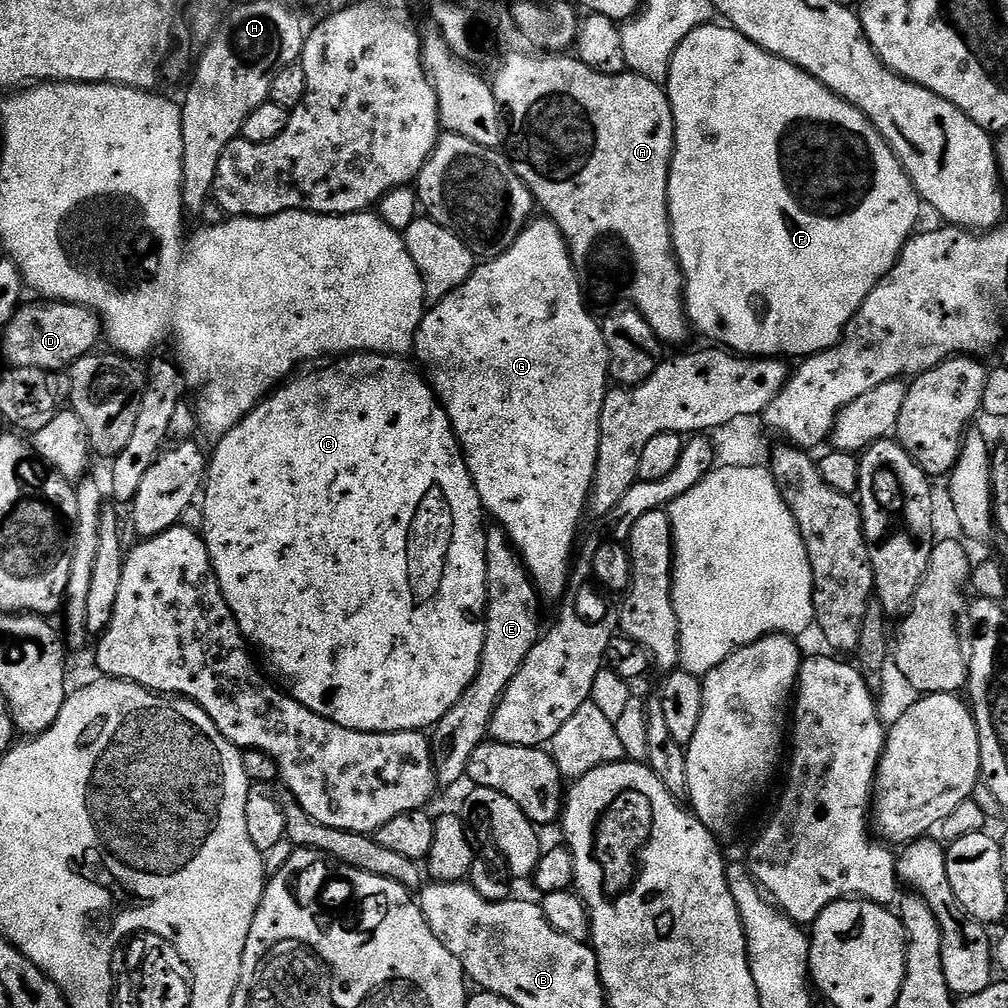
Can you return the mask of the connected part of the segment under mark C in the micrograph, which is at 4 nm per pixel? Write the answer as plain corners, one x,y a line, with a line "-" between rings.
357,352
337,359
329,368
320,368
309,376
297,375
279,387
268,393
261,400
259,406
250,410
238,426
234,426
225,436
215,441
216,453
211,453
206,479
202,489
202,504
204,500
204,528
202,535
204,545
208,547
208,553
212,559
212,565
216,571
216,577
220,583
222,594
238,622
240,632
245,641
257,653
264,655
268,663
267,671
278,681
279,687
287,691
306,710
334,722
338,726
346,726
350,730
359,732
414,732
417,730
431,729
444,717
446,710
462,698
466,686
474,682
478,674
478,666
482,658
482,642
484,641
484,614
488,606
488,587
486,586
486,513
483,504
478,498
478,490
472,484
472,475
464,461
464,454
460,451
460,443
452,429
450,418
445,414
444,407
437,400
425,377
415,367
408,365
407,359
398,356
377,356
375,352

